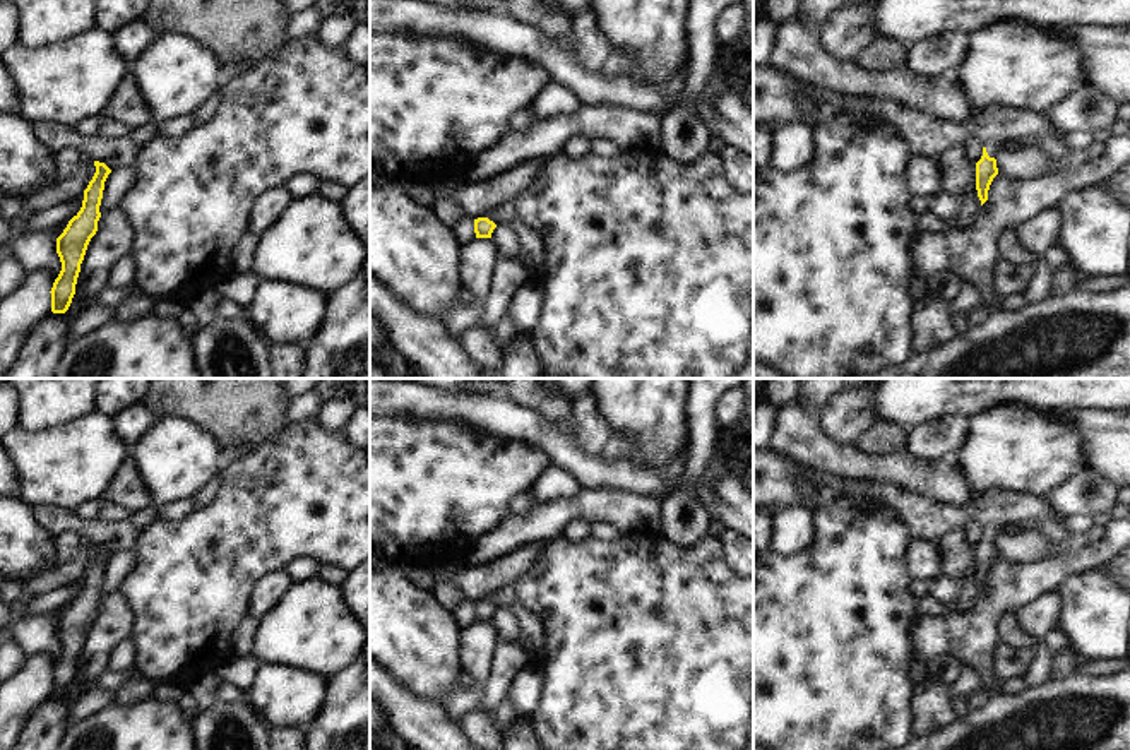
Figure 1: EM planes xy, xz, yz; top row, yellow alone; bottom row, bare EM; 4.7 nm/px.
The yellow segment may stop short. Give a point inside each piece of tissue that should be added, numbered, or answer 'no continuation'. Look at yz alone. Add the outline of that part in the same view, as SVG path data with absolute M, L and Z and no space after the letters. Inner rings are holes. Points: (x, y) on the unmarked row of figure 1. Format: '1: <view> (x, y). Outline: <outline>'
1: yz (927, 519). Outline: M808 469L810 485L829 488L839 497L878 498L904 522L913 539L938 543L949 533L966 527L971 521L981 524L990 541L1019 522L1056 522L1068 534L1089 534L1096 519L1087 514L1065 515L1046 497L1019 490L990 490L971 505L954 507L930 497L907 491L892 483L875 479L846 479L830 473Z

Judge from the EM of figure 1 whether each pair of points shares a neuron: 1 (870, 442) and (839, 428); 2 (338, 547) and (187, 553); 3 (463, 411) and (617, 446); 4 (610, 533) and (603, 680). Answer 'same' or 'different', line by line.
1: different
2: same
3: different
4: different

